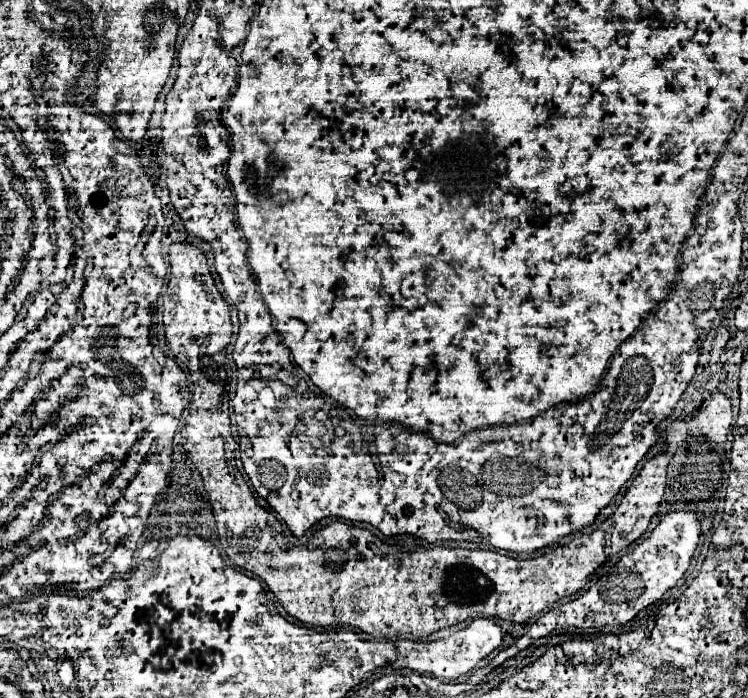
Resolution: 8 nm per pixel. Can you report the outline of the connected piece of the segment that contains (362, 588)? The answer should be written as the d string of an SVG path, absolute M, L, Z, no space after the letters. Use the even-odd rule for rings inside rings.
M716 392L716 394L710 398L708 406L706 406L704 410L700 410L700 414L698 414L694 420L690 420L690 422L679 420L673 421L667 427L666 440L668 440L668 450L666 450L666 452L662 452L662 454L658 454L658 456L654 456L654 458L650 458L650 460L646 460L646 464L644 464L644 468L640 470L640 474L632 480L632 484L630 484L630 488L628 488L628 492L626 492L626 496L624 496L622 504L618 506L616 514L612 514L606 522L602 522L598 530L594 530L594 532L590 532L590 534L580 534L580 536L576 536L574 540L570 540L570 544L566 544L566 546L558 546L558 548L550 550L548 554L538 556L538 558L534 558L534 560L516 560L516 558L508 558L508 556L502 556L502 554L500 554L500 552L496 552L496 550L462 550L462 548L444 548L444 546L434 546L434 548L430 548L430 550L422 550L422 548L420 548L420 550L412 552L412 556L410 556L408 552L400 550L398 546L390 546L390 544L382 542L382 540L380 540L380 538L376 538L372 532L368 532L368 530L364 530L364 528L354 528L354 526L348 526L348 524L344 524L344 522L332 522L332 524L324 526L320 532L312 534L312 548L306 548L306 546L296 546L296 542L288 540L288 542L284 544L284 550L280 552L280 560L276 560L276 548L282 548L282 546L280 546L280 538L284 536L284 534L280 534L282 526L280 526L280 522L276 520L276 516L274 516L272 512L266 512L262 506L258 506L258 502L254 500L254 496L252 496L252 492L250 492L248 484L244 482L244 476L242 476L242 472L240 472L240 466L238 466L238 460L236 460L234 450L228 450L228 448L226 448L226 446L228 446L228 442L230 442L230 438L232 438L232 434L230 434L230 418L228 418L228 414L230 414L230 410L184 410L182 420L180 420L180 430L178 430L178 442L180 442L180 446L182 446L180 450L182 450L184 454L188 454L190 462L192 462L192 464L194 464L194 468L196 468L196 472L202 476L202 484L204 484L204 490L206 490L206 494L208 494L208 502L210 502L210 508L212 508L214 520L216 520L216 528L218 528L218 538L220 538L222 550L226 552L226 556L230 558L230 562L232 562L232 564L236 564L236 566L240 566L240 568L244 568L244 570L254 572L256 576L260 576L260 580L268 586L268 590L276 596L276 600L284 606L284 610L286 610L292 618L296 618L296 620L304 622L304 624L310 624L310 626L322 626L322 628L328 628L328 626L344 626L344 624L346 624L346 626L360 628L360 632L364 632L364 634L368 634L368 636L372 636L372 638L394 638L394 636L400 636L400 634L412 634L414 638L426 638L426 636L430 636L430 634L434 634L434 632L438 632L438 630L450 628L450 626L454 626L454 624L458 624L458 622L464 622L464 620L476 620L476 618L510 620L510 622L526 622L526 620L530 620L532 616L538 616L540 612L544 612L546 608L550 608L552 604L556 604L558 600L562 600L562 598L566 598L566 596L576 594L578 590L582 590L582 588L584 588L584 586L592 580L594 572L596 572L596 570L598 570L598 568L600 568L600 566L602 566L608 558L614 558L620 550L624 550L626 546L630 546L632 542L636 542L636 540L638 540L638 538L640 538L640 536L648 530L648 524L650 524L652 516L658 512L658 504L660 504L662 494L664 494L664 484L666 484L666 466L668 466L670 458L676 454L678 447L683 443L694 440L696 442L710 442L710 444L726 444L726 440L728 440L728 432L730 432L730 426L732 426L732 406L730 406L730 400L728 400L728 396L724 396L722 392Z

